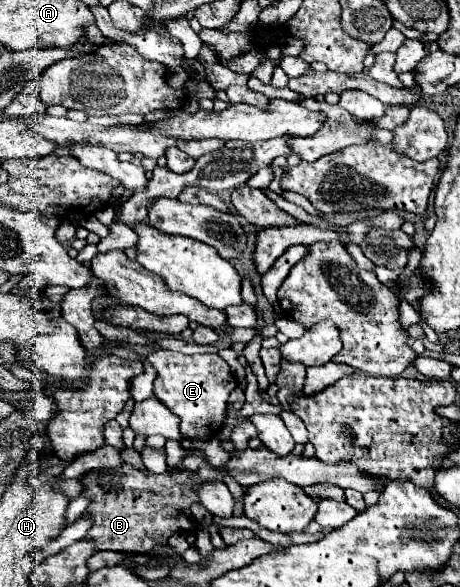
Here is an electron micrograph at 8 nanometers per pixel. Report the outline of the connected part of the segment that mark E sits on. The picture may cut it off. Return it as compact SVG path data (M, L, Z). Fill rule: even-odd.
M156 349L146 359L158 371L158 377L154 381L154 395L160 397L160 401L164 401L164 405L168 405L168 409L172 409L172 413L176 413L180 417L180 433L182 433L182 437L200 439L200 437L218 435L218 431L220 431L220 427L222 427L222 423L226 419L228 397L234 391L234 387L238 385L238 381L232 375L228 363L220 355L182 355L182 353L168 351L168 349Z

